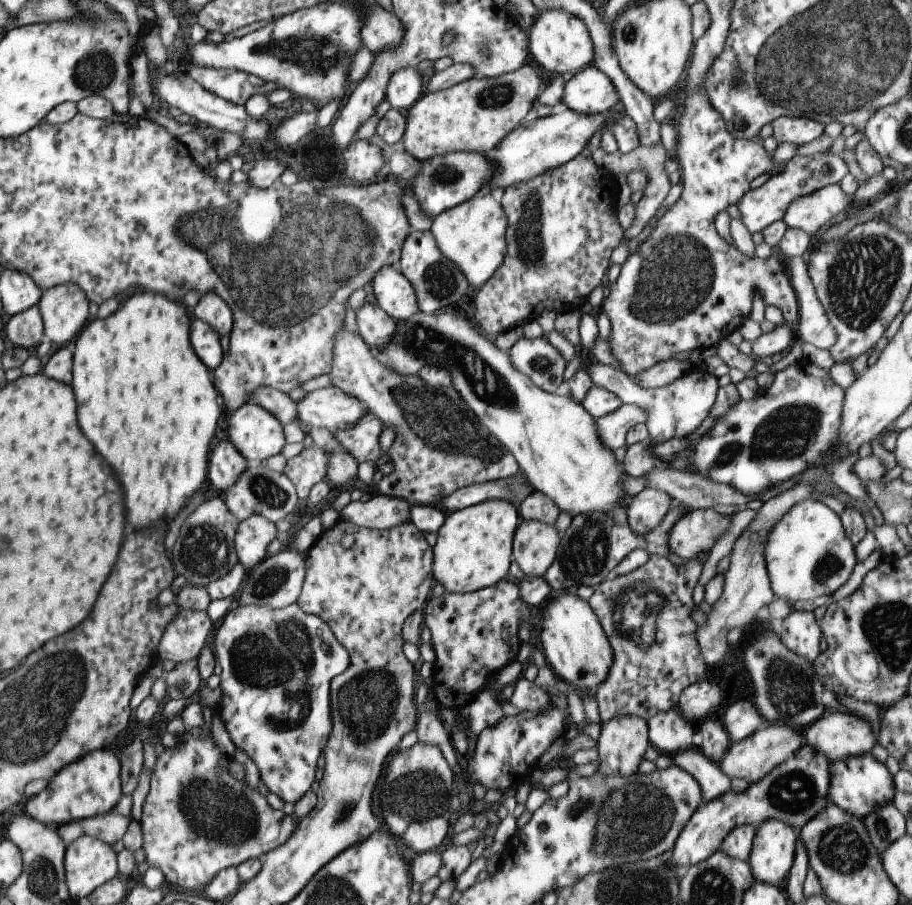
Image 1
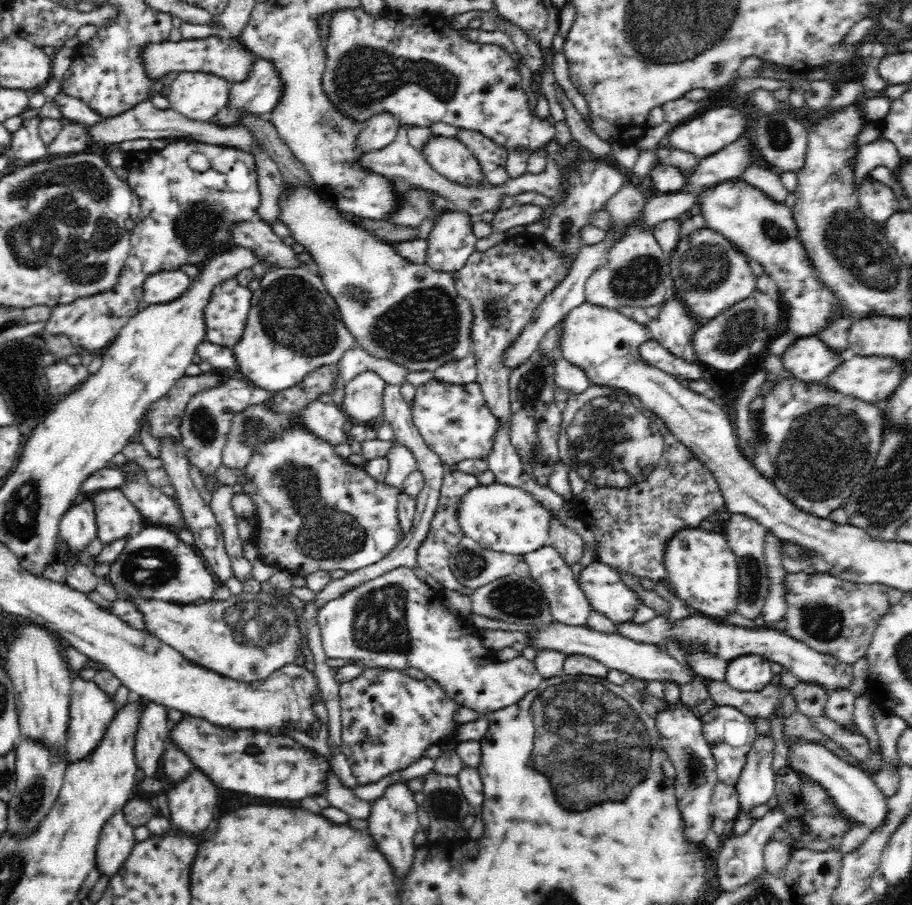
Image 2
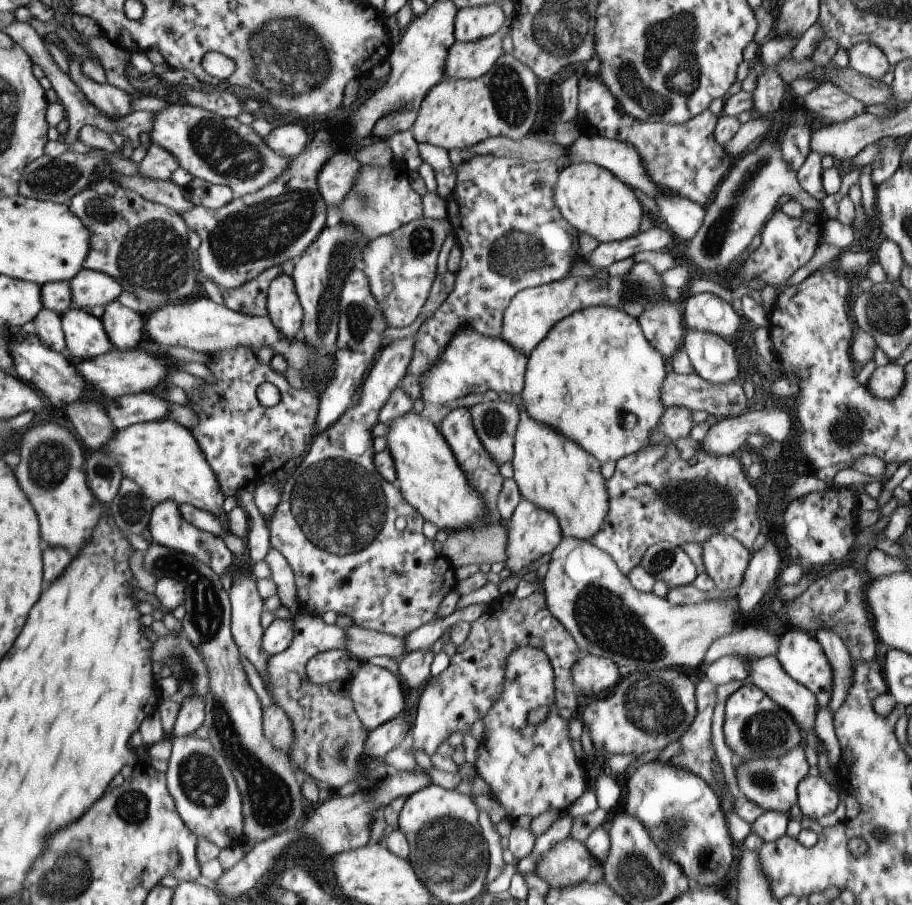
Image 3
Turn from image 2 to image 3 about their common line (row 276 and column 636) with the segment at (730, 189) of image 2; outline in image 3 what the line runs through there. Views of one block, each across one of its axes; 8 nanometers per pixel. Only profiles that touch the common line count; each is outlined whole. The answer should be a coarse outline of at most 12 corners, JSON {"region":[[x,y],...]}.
{"region":[[632,769],[626,814],[691,883],[722,886],[734,840],[701,776]]}

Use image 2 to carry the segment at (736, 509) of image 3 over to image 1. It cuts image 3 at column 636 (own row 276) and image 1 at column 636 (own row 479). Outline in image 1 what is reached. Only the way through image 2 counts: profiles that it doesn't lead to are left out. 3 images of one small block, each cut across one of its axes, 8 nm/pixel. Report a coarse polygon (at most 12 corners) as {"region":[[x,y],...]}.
{"region":[[644,488],[628,499],[632,532],[658,528],[673,499]]}

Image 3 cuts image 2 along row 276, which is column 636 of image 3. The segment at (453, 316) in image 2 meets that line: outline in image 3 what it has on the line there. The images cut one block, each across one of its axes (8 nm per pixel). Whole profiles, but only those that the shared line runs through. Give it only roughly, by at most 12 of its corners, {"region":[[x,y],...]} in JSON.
{"region":[[590,307],[529,354],[526,412],[603,465],[649,444],[668,362]]}

